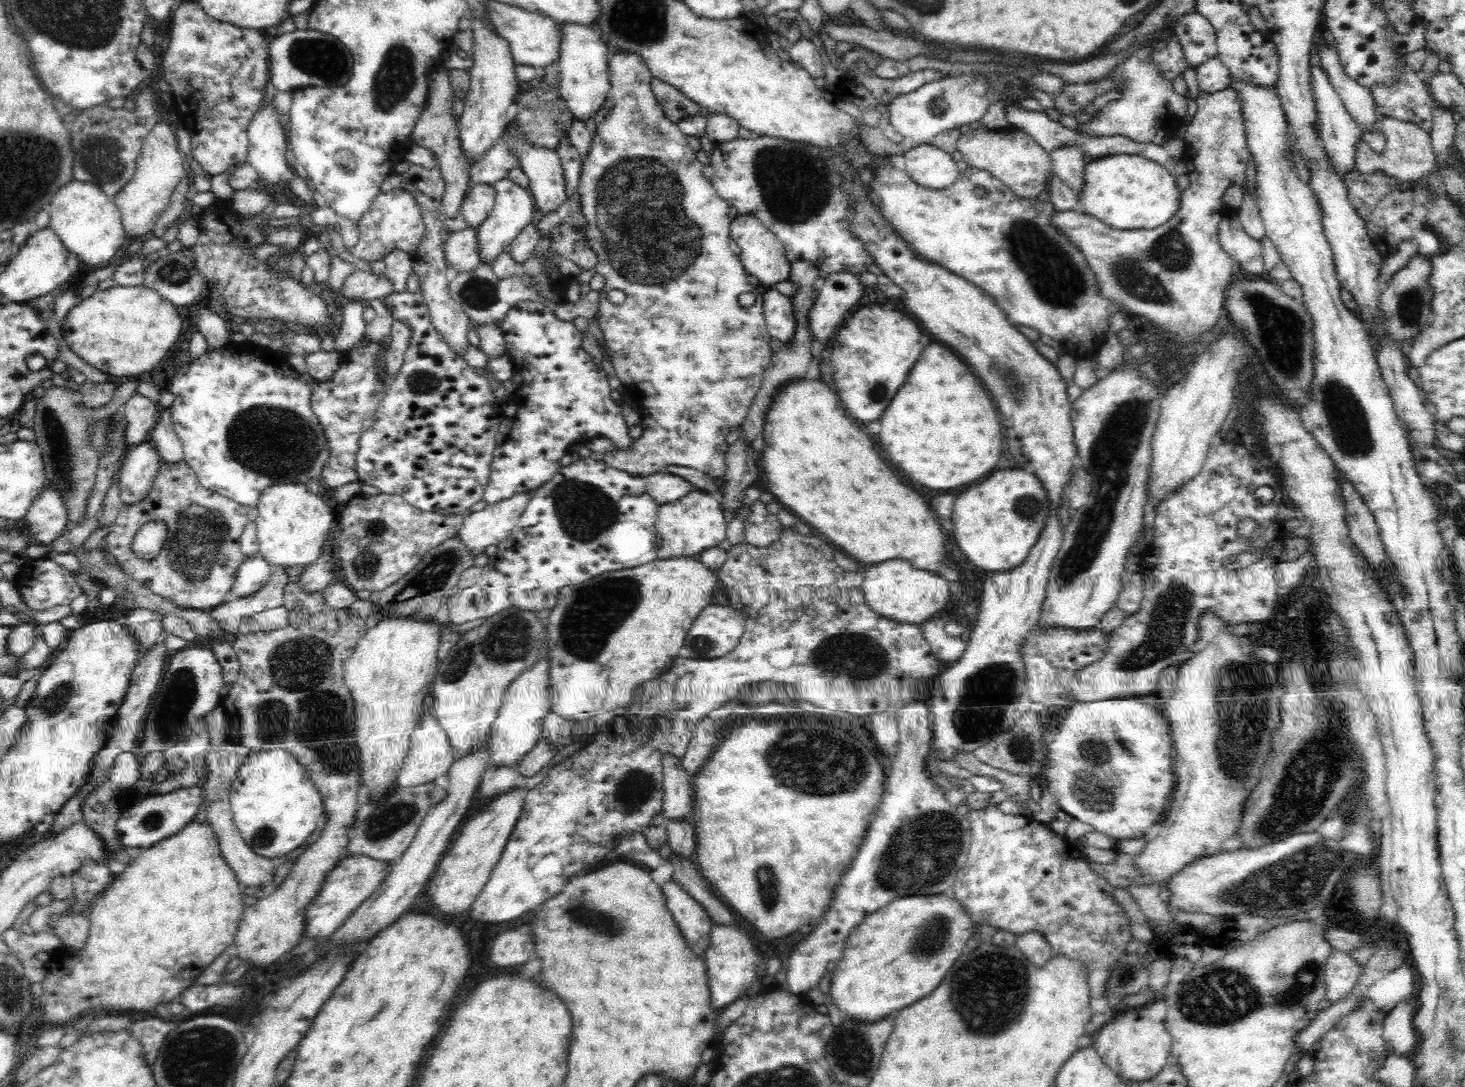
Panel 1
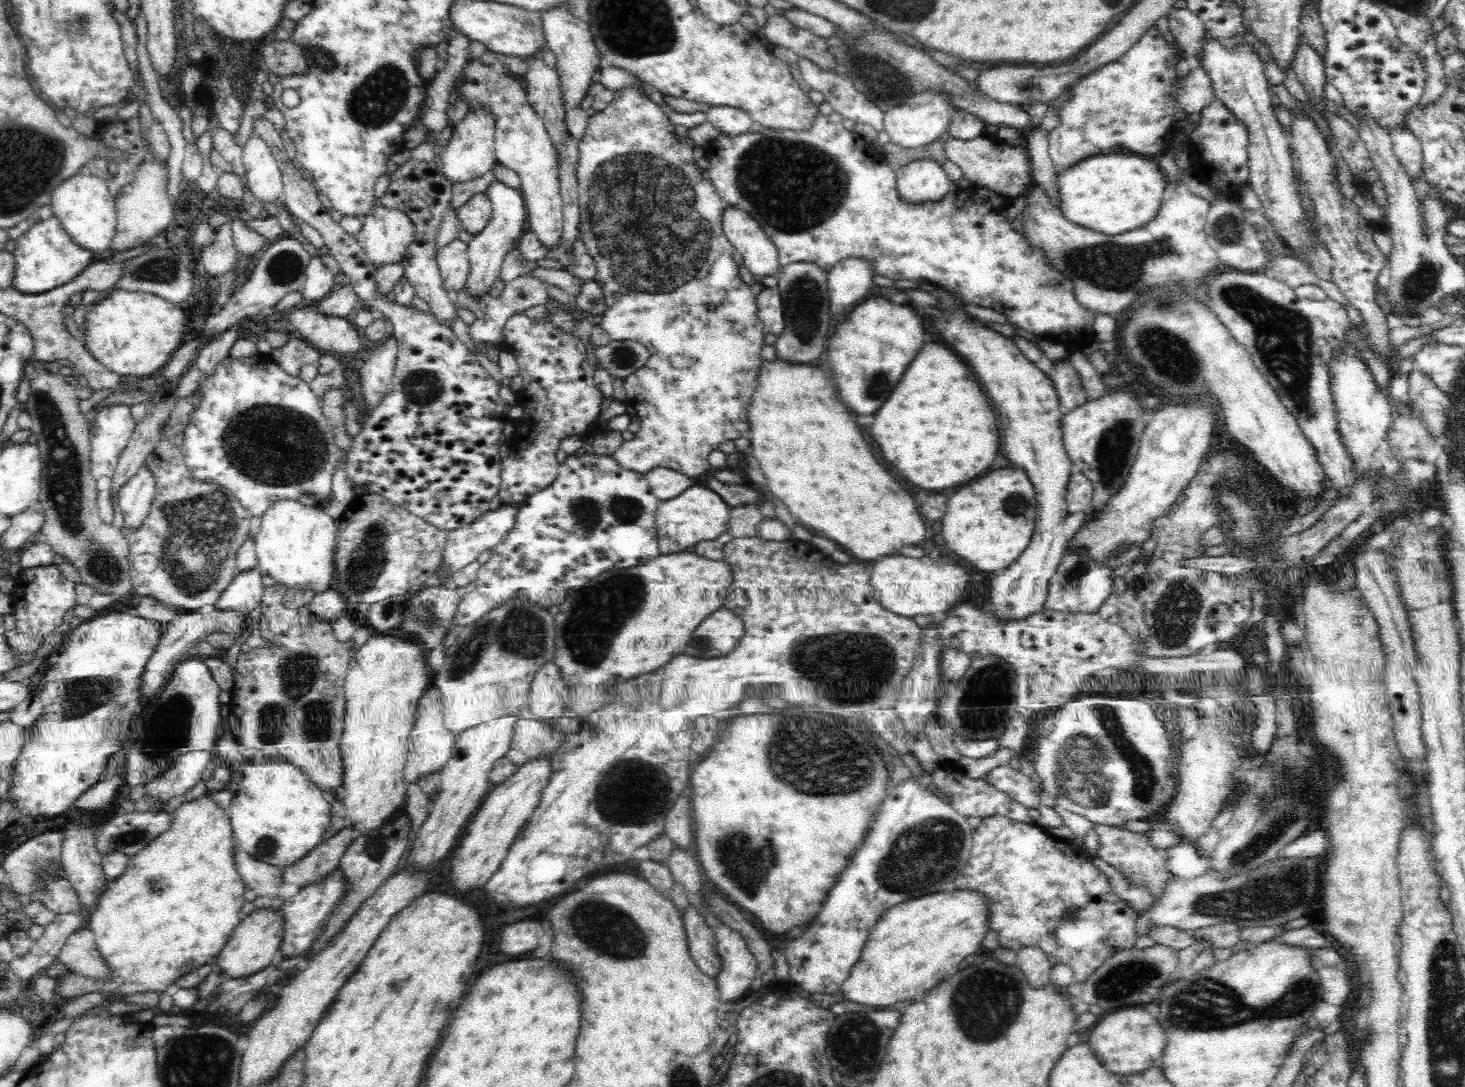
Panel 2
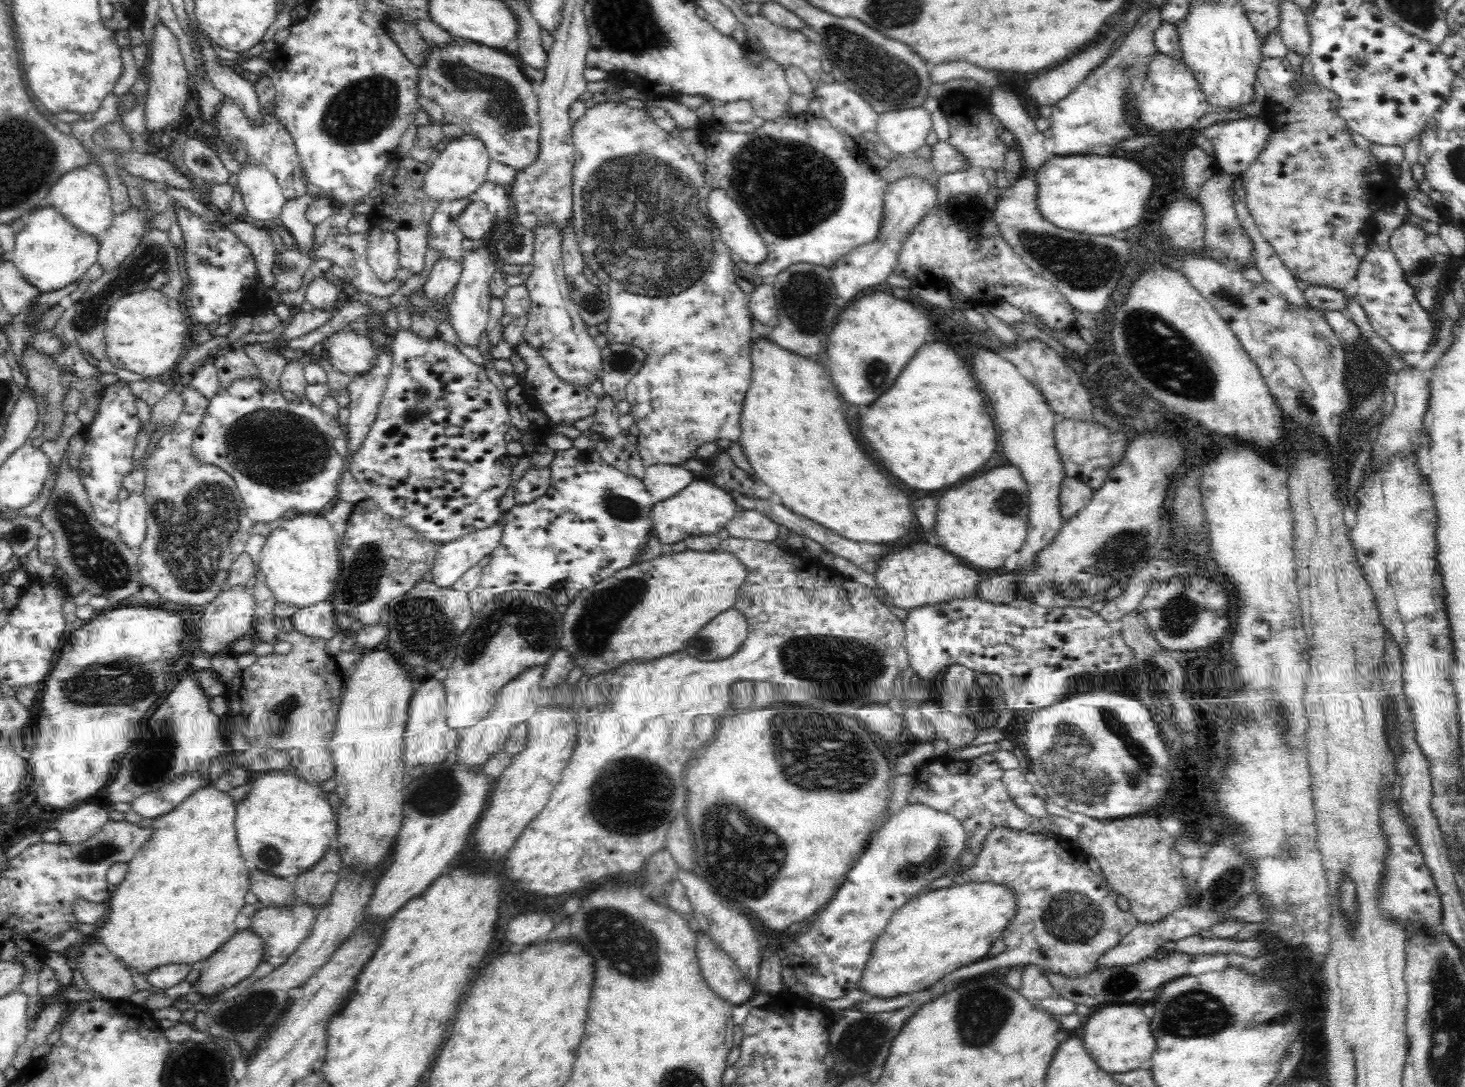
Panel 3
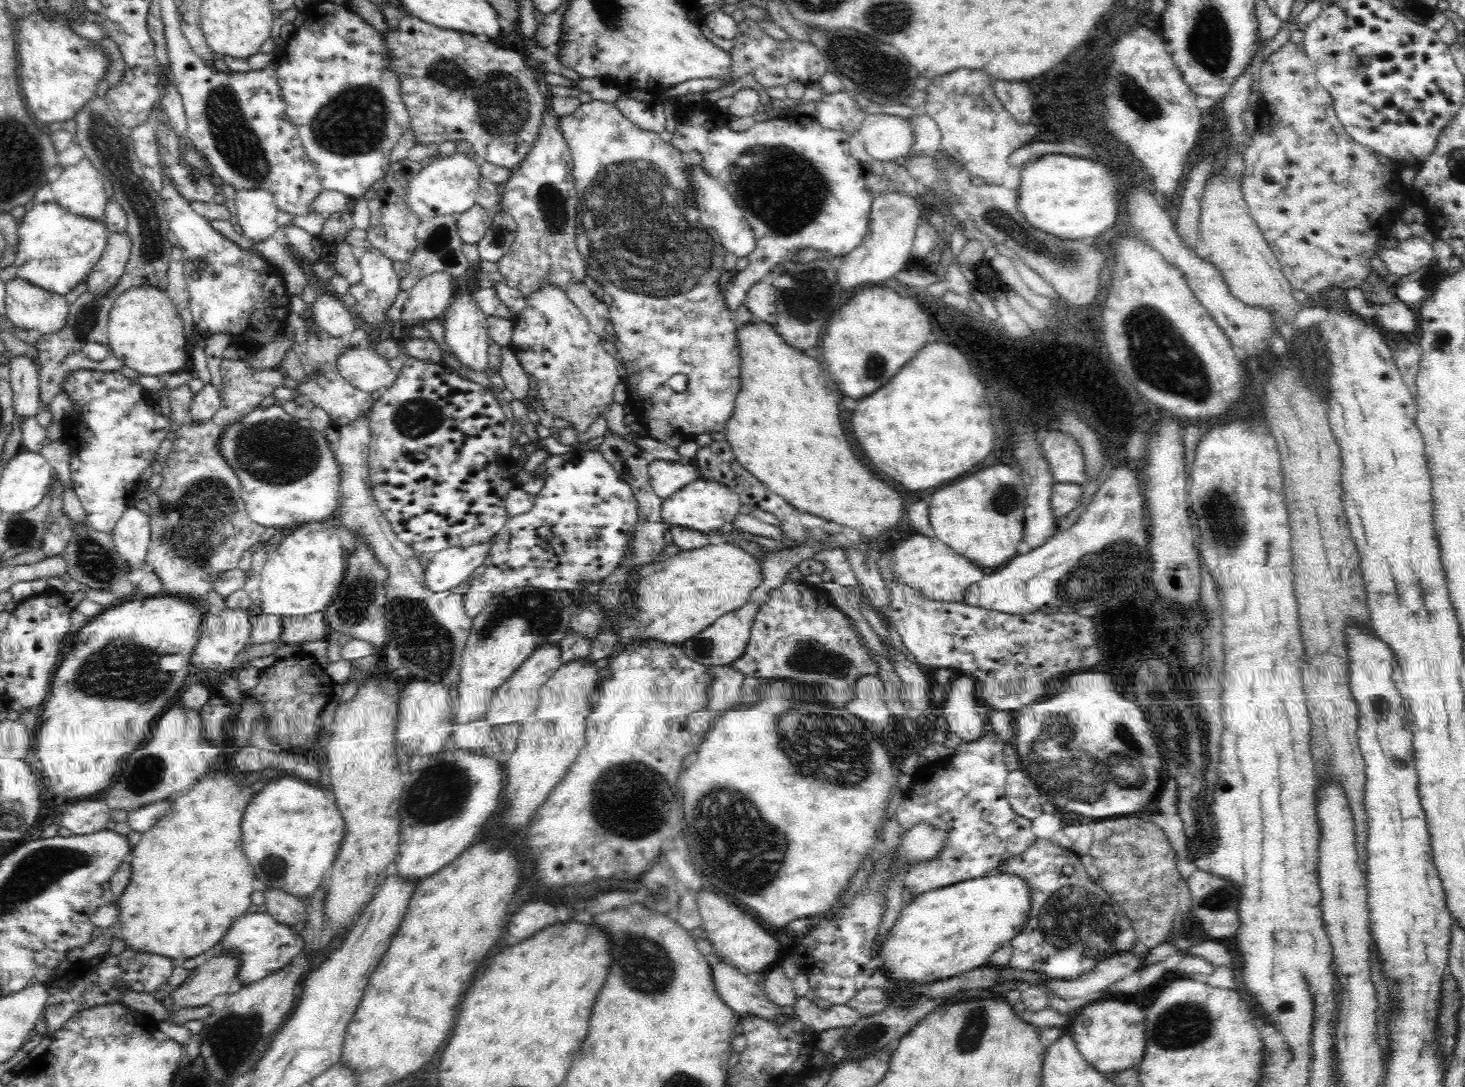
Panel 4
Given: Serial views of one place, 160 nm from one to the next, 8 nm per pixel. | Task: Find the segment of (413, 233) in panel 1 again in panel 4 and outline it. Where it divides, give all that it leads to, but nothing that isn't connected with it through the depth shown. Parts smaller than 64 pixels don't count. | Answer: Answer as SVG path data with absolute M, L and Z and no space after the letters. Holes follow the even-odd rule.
M370 248L367 252L358 252L356 255L362 272L362 283L368 288L366 298L352 307L352 310L365 320L370 326L382 328L386 322L388 309L394 304L394 300L401 290L400 280L392 267L390 259L386 259L378 249Z

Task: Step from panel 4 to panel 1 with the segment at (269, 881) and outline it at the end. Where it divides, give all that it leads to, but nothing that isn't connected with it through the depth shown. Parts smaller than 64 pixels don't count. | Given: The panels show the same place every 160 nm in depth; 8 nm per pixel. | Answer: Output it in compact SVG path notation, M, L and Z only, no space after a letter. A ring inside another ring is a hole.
M279 748L259 753L250 753L244 766L238 768L236 776L231 780L228 791L229 803L234 824L240 835L258 856L281 862L281 858L292 850L302 846L316 830L320 817L324 814L324 803L316 788L309 779L307 771L298 763L296 756Z

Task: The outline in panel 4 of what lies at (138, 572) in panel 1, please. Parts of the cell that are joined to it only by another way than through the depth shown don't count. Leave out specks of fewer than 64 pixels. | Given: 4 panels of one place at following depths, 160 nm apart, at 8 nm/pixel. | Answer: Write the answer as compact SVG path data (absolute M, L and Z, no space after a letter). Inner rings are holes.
M223 359L221 362L222 385L220 398L222 406L210 420L202 424L194 424L189 418L175 432L175 440L167 454L167 467L162 468L163 481L161 485L147 498L149 504L151 542L148 546L145 566L154 570L158 580L162 581L163 592L173 597L186 597L186 600L198 601L202 596L214 590L215 578L227 570L238 568L244 550L266 542L274 534L274 527L256 524L247 513L242 501L242 490L238 475L228 465L224 455L220 453L218 440L226 432L226 428L240 420L242 416L250 414L260 402L270 396L275 388L283 386L285 373L281 368L256 370L248 367L242 359Z

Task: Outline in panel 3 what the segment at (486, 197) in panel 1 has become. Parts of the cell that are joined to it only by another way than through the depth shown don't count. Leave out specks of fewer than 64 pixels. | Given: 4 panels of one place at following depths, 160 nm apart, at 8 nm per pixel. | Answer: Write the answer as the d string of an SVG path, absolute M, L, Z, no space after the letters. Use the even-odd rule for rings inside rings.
M474 198L459 215L458 225L465 238L480 240L492 231L494 218L486 203Z

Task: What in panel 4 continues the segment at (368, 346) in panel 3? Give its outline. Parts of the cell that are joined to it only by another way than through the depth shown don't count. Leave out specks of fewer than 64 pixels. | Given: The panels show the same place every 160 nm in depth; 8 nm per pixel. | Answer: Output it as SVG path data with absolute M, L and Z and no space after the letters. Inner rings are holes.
M348 346L338 356L337 369L358 390L372 394L394 384L397 374L376 350Z

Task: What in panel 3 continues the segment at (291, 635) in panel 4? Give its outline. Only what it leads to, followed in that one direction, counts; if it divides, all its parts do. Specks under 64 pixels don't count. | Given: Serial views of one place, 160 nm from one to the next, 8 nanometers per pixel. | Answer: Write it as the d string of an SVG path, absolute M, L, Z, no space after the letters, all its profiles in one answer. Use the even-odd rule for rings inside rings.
M324 600L314 606L298 609L291 616L289 624L306 636L330 640L338 630L335 615L331 601Z

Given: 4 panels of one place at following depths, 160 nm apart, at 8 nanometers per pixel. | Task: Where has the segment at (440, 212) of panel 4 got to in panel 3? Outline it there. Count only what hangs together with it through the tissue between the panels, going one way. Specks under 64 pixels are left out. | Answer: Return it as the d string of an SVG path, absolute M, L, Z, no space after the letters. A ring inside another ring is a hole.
M464 134L462 138L451 140L439 148L439 155L429 166L423 178L423 193L435 202L446 200L460 200L460 198L475 198L476 189L487 180L487 168L490 155L486 147L475 136Z

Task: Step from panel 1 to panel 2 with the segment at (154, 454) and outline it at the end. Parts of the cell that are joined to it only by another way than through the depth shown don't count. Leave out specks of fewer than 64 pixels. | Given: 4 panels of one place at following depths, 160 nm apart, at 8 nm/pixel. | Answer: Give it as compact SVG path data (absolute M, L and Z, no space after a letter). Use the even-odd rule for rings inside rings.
M142 464L140 470L119 490L119 507L123 516L123 526L128 530L138 530L148 516L151 500L155 495L155 480L152 473Z

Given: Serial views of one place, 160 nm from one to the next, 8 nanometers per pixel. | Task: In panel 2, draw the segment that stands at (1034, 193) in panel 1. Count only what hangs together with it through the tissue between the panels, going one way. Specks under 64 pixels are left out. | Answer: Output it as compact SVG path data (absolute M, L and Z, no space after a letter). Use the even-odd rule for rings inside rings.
M981 135L972 140L949 139L944 143L946 158L962 169L963 176L973 186L984 187L1012 199L1024 196L1034 184L1025 146L1003 144L994 136Z

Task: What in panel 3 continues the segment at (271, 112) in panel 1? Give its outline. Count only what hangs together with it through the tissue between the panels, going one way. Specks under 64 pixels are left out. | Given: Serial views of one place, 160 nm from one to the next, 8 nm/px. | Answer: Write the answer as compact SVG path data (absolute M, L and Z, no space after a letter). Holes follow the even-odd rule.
M242 164L233 180L242 194L246 215L241 217L252 224L266 227L276 222L287 201L276 177L261 164Z

